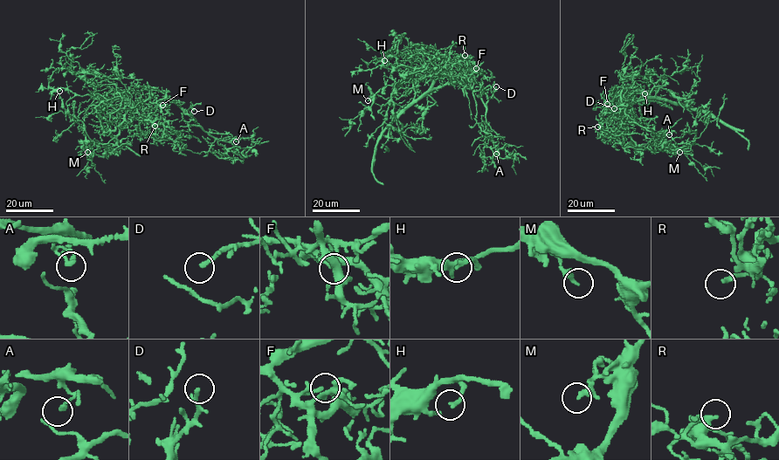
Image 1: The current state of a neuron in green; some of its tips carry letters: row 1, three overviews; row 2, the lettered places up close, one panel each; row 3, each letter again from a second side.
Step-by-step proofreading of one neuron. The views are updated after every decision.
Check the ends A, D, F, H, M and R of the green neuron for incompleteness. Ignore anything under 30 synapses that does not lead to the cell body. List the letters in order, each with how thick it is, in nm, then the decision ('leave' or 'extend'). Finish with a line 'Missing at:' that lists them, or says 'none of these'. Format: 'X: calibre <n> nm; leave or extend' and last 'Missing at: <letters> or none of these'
A: calibre 140 nm; leave
D: calibre 150 nm; leave
F: calibre 170 nm; leave
H: calibre 180 nm; leave
M: calibre 280 nm; leave
R: calibre 240 nm; leave
Missing at: none of these

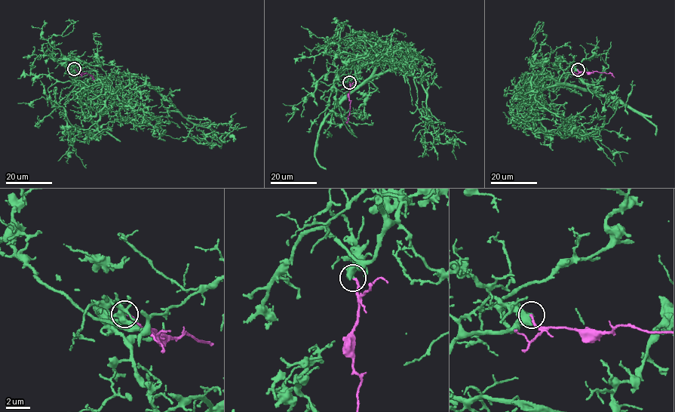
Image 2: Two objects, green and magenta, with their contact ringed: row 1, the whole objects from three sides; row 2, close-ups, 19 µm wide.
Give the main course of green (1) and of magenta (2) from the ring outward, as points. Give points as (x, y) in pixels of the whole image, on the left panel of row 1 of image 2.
1: (74, 69), (77, 80), (92, 86), (117, 73), (138, 75), (216, 139), (224, 142), (237, 126)
2: (74, 69), (91, 75), (94, 79)

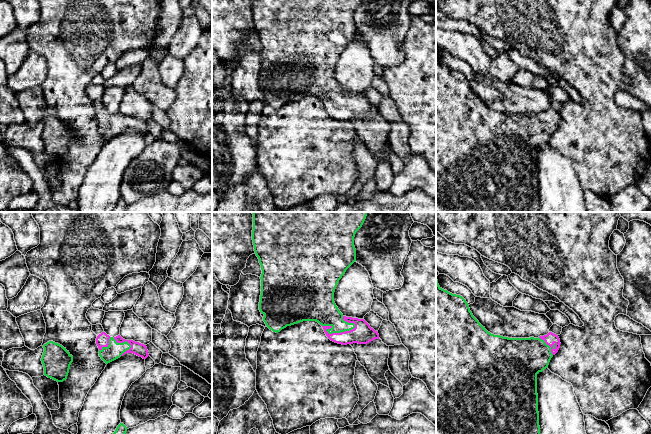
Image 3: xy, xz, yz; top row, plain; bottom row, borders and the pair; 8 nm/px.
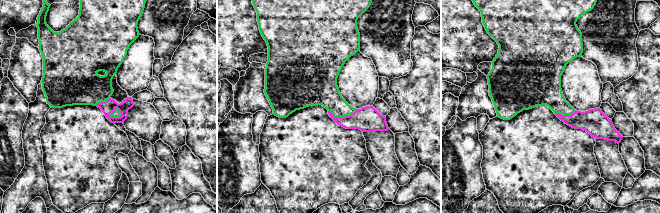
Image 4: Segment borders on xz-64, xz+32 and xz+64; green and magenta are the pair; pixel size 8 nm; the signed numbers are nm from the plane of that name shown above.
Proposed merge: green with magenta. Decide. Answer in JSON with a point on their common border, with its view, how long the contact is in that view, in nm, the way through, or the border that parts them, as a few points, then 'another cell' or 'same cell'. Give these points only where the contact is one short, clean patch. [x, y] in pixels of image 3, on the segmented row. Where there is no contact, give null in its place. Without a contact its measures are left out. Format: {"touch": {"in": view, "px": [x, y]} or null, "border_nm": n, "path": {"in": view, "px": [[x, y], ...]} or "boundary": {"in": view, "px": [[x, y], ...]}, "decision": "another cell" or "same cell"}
{"touch": {"in": "xz", "px": [334, 332]}, "border_nm": 280, "path": {"in": "xz", "px": [[319, 305], [334, 323], [334, 332], [362, 333]]}, "decision": "same cell"}

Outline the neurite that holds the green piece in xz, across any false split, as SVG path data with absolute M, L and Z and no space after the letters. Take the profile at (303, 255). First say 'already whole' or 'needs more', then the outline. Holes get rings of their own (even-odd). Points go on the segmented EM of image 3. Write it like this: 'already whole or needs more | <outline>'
needs more | M252 212L252 240L261 265L259 310L266 326L280 332L303 321L316 321L333 342L367 344L379 334L364 319L344 316L334 302L334 292L346 270L356 261L354 237L362 227L367 212Z

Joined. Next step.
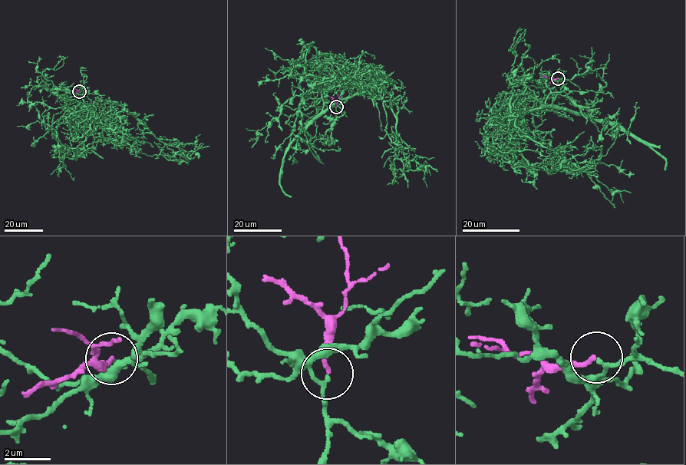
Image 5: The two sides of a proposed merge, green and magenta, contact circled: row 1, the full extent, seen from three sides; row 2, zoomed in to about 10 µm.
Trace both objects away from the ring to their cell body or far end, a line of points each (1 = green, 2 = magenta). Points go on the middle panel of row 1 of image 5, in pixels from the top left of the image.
1: (336, 107), (320, 90), (323, 110), (388, 91), (397, 158), (407, 166), (434, 157)
2: (336, 107), (338, 92)

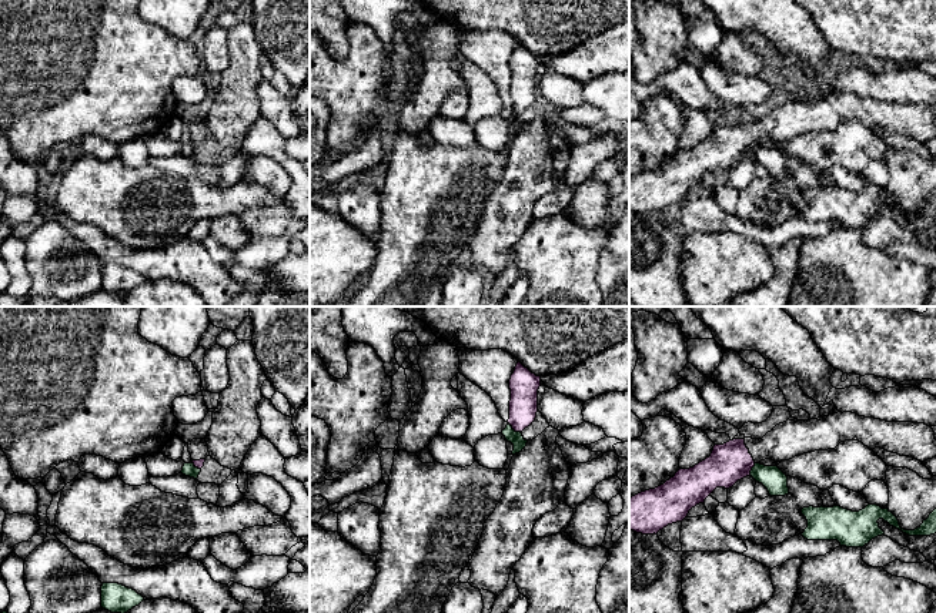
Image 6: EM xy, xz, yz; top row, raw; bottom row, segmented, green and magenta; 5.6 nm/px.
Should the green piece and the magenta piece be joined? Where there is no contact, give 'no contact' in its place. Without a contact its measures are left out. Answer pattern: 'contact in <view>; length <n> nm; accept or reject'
contact in xz; length 90 nm; accept

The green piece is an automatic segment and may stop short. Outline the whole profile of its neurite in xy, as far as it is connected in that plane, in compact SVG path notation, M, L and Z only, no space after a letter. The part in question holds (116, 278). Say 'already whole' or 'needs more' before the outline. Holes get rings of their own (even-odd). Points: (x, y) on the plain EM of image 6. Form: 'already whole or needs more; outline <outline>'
already whole; outline M103 264L101 267L101 288L111 294L127 294L138 287L144 278L136 271L118 264Z

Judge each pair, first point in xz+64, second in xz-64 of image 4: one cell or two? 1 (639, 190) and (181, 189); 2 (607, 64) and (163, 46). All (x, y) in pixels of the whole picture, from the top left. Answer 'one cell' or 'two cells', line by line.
1: one cell
2: one cell

